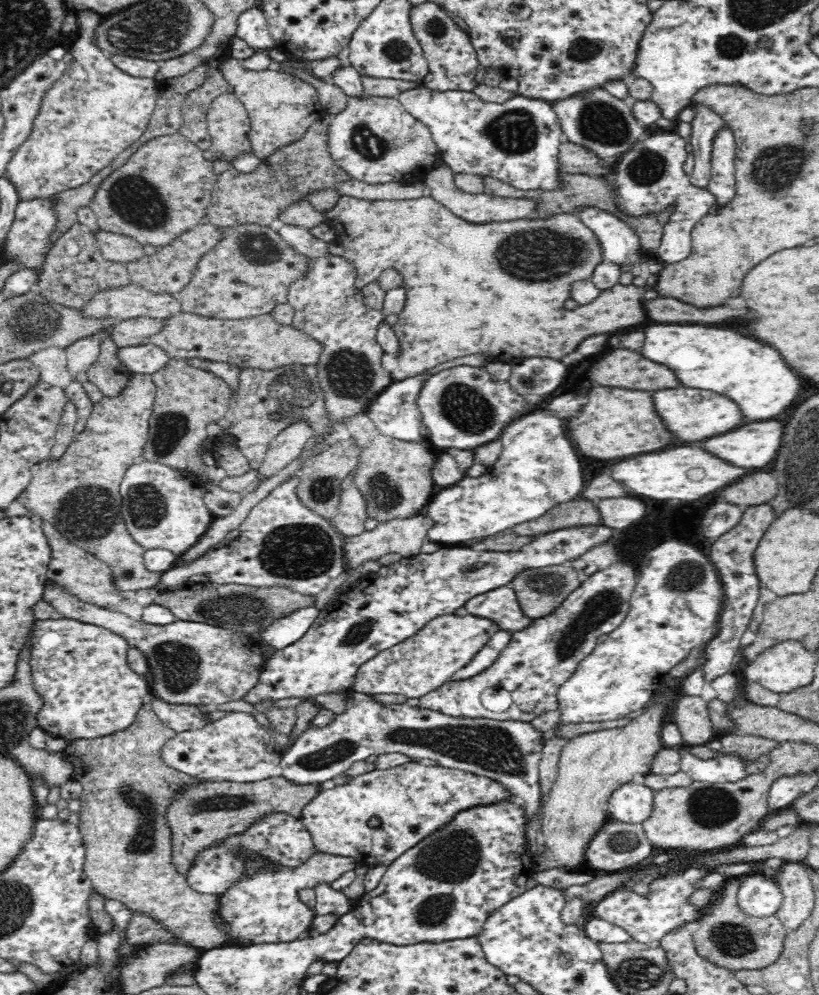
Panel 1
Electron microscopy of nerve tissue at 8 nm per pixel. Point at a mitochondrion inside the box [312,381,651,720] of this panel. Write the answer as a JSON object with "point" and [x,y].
{"point":[602,608]}

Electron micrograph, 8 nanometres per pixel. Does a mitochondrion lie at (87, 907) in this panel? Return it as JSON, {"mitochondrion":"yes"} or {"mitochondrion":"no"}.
{"mitochondrion":"no"}

